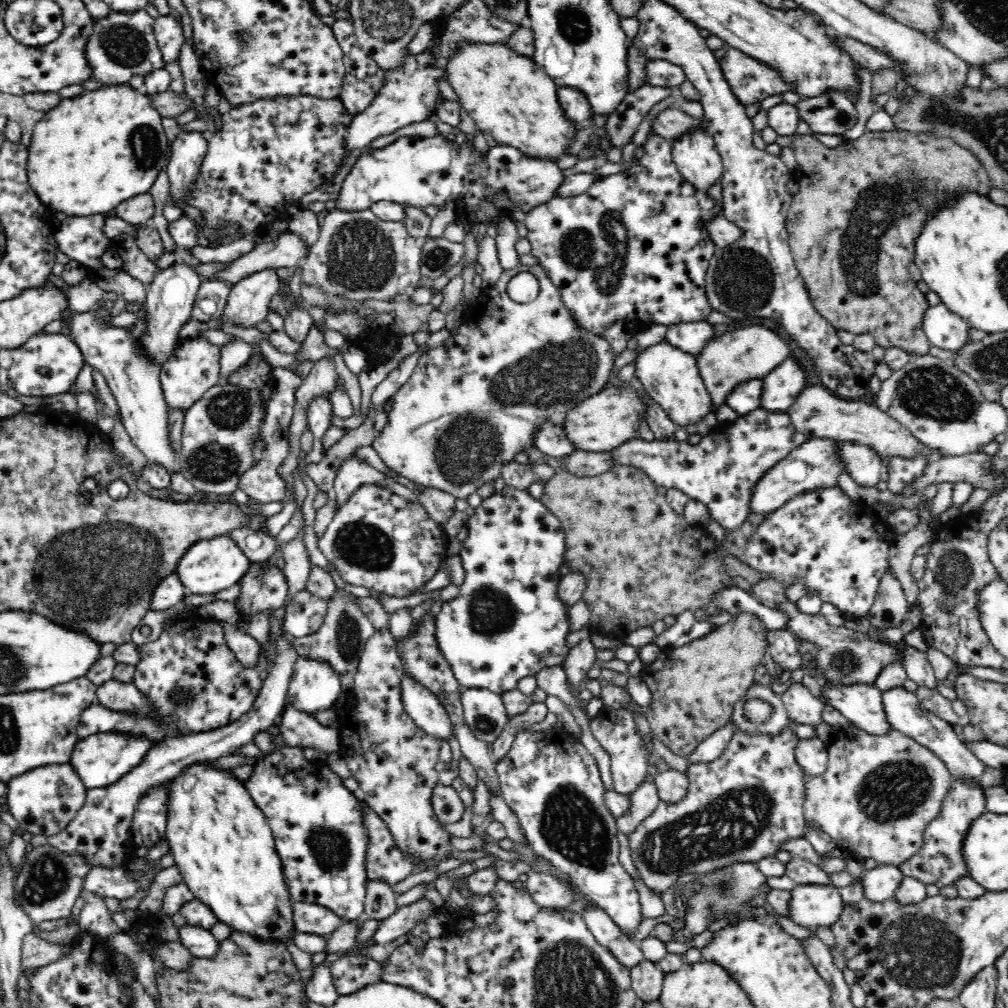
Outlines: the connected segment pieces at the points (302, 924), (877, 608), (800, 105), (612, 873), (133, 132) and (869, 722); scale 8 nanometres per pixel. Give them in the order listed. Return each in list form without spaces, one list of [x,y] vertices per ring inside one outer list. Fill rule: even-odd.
[[[297,902],[292,906],[292,922],[296,932],[329,936],[338,928],[340,919],[326,907]]]
[[[886,568],[880,584],[876,600],[870,609],[869,621],[873,628],[896,628],[906,618],[906,609],[909,607],[902,583],[895,577],[891,568]]]
[[[826,93],[796,102],[800,121],[820,134],[841,135],[858,122],[855,104],[844,93]]]
[[[557,726],[553,730],[532,734],[521,731],[506,756],[497,761],[495,770],[501,796],[518,818],[520,829],[534,854],[565,872],[588,900],[608,913],[622,936],[628,936],[634,942],[633,937],[644,920],[641,902],[632,877],[618,860],[620,844],[616,839],[616,817],[604,805],[605,787],[600,779],[598,764],[590,752],[579,740],[560,731]]]
[[[128,84],[103,85],[98,90],[85,90],[81,95],[75,98],[62,98],[50,112],[46,112],[46,114],[35,123],[32,130],[30,144],[27,146],[28,158],[25,168],[31,188],[47,209],[51,210],[56,215],[61,214],[61,217],[65,216],[68,218],[103,215],[111,210],[115,210],[122,202],[129,200],[129,198],[137,196],[138,194],[149,193],[150,188],[152,188],[156,180],[156,176],[158,176],[160,170],[165,170],[165,166],[168,164],[168,158],[170,158],[170,142],[160,123],[162,117],[163,116],[150,105],[150,97],[148,97],[148,94],[138,93],[138,91],[132,89]]]
[[[820,680],[824,704],[841,712],[850,724],[872,735],[884,735],[891,730],[884,715],[881,691],[866,684],[834,685]]]

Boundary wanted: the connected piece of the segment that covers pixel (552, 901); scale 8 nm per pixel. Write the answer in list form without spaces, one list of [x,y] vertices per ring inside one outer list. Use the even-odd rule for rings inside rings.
[[[527,870],[527,891],[542,908],[567,908],[574,900],[574,893],[566,884],[552,875]]]

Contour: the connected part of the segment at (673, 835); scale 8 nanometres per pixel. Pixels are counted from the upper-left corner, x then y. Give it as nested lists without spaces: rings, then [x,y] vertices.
[[[738,732],[738,734],[732,736],[732,740],[728,742],[722,755],[714,760],[714,762],[690,765],[688,768],[690,788],[688,788],[686,798],[684,798],[682,802],[676,802],[676,804],[663,805],[661,802],[661,804],[658,804],[657,810],[654,810],[648,818],[642,820],[634,832],[628,832],[628,834],[626,834],[632,864],[636,867],[638,875],[644,881],[648,889],[660,896],[660,894],[670,890],[678,879],[686,878],[690,874],[696,874],[698,872],[706,874],[706,872],[712,872],[712,870],[722,869],[732,864],[732,862],[758,863],[762,858],[778,853],[780,842],[790,840],[790,838],[802,837],[802,834],[804,834],[804,815],[802,815],[802,811],[806,794],[804,779],[802,779],[803,768],[796,763],[796,759],[794,759],[794,746],[796,746],[798,742],[798,736],[792,732],[784,732],[784,734],[780,734],[780,736],[748,736],[748,734],[744,734],[744,732]]]

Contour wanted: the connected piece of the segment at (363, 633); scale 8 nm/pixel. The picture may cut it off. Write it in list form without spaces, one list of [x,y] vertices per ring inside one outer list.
[[[336,586],[334,594],[326,598],[326,616],[318,630],[300,638],[292,638],[292,647],[299,656],[322,659],[330,663],[338,675],[356,673],[359,659],[364,653],[366,641],[377,631],[359,607],[358,598]]]

